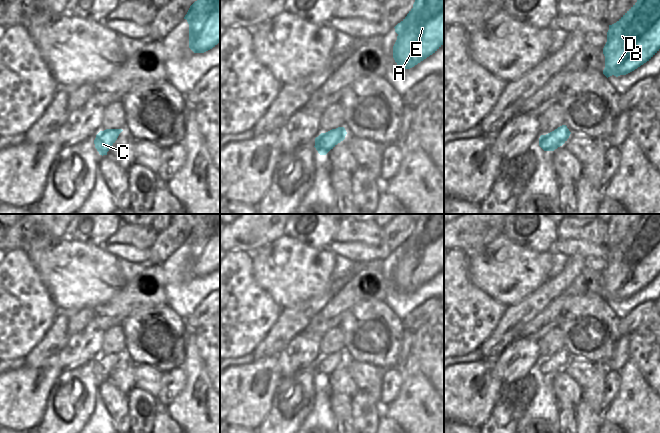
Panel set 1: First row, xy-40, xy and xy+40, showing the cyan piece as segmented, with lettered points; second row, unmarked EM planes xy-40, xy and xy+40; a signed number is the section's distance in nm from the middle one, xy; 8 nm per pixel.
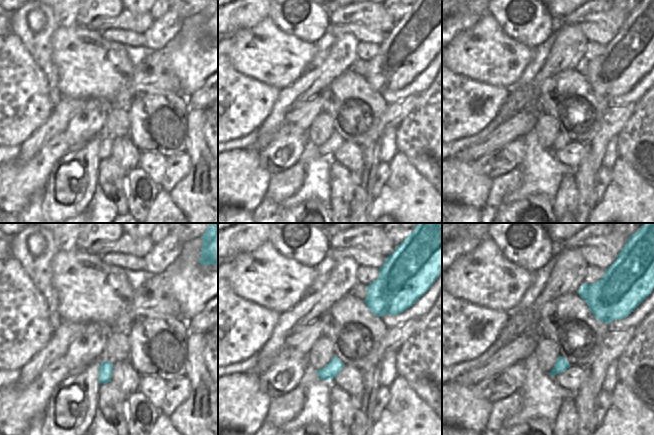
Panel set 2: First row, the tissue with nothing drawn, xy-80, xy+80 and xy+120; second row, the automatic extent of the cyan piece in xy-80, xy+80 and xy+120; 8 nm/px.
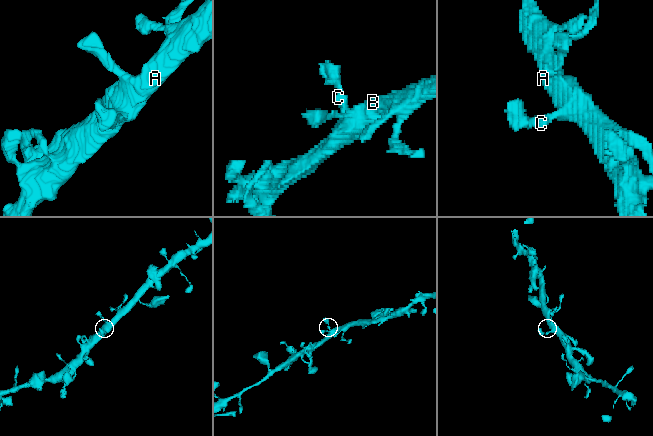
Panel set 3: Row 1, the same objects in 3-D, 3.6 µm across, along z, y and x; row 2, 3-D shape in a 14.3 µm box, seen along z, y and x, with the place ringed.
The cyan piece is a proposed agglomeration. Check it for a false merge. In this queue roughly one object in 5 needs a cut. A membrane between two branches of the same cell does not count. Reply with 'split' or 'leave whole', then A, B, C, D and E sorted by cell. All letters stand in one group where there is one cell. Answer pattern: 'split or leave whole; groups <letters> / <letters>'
leave whole; groups A B C D E

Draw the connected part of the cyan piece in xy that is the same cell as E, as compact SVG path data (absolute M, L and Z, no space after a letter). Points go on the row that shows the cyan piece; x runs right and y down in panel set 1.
M415 0L407 16L394 28L398 36L393 58L402 69L410 69L444 44L444 0Z

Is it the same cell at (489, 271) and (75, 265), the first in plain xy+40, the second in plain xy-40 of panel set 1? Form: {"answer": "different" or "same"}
{"answer": "same"}

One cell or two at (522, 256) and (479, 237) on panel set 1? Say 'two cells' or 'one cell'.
two cells

